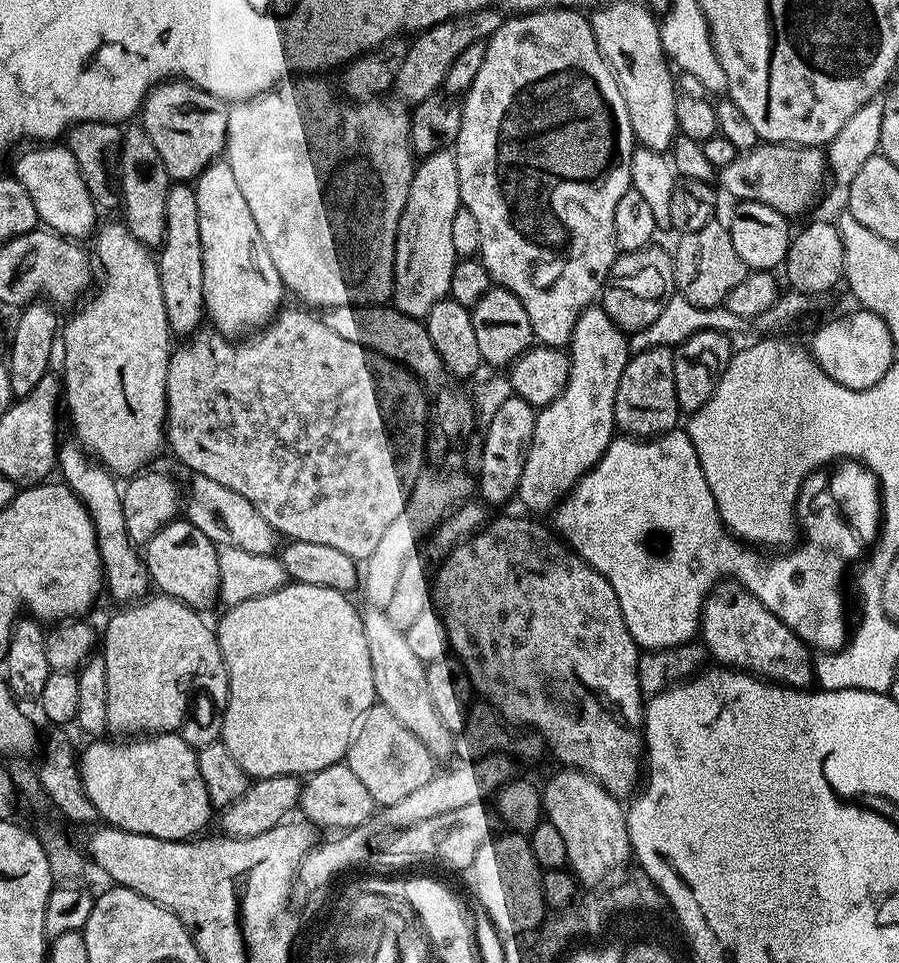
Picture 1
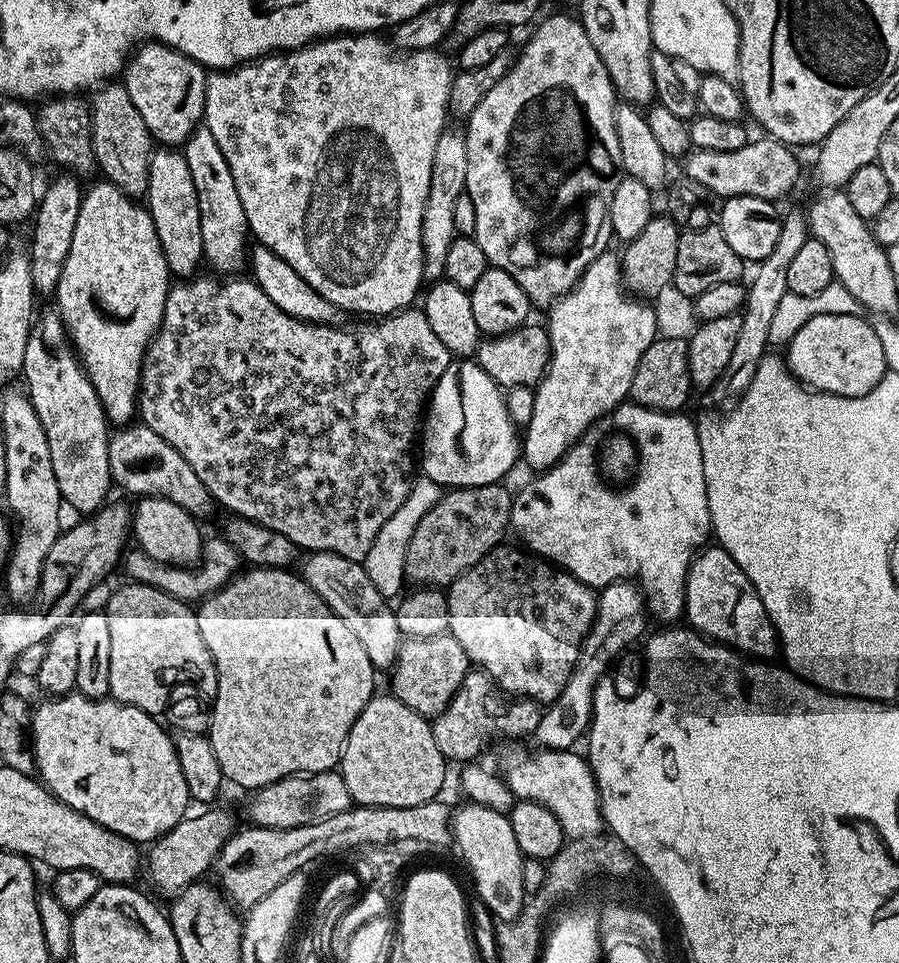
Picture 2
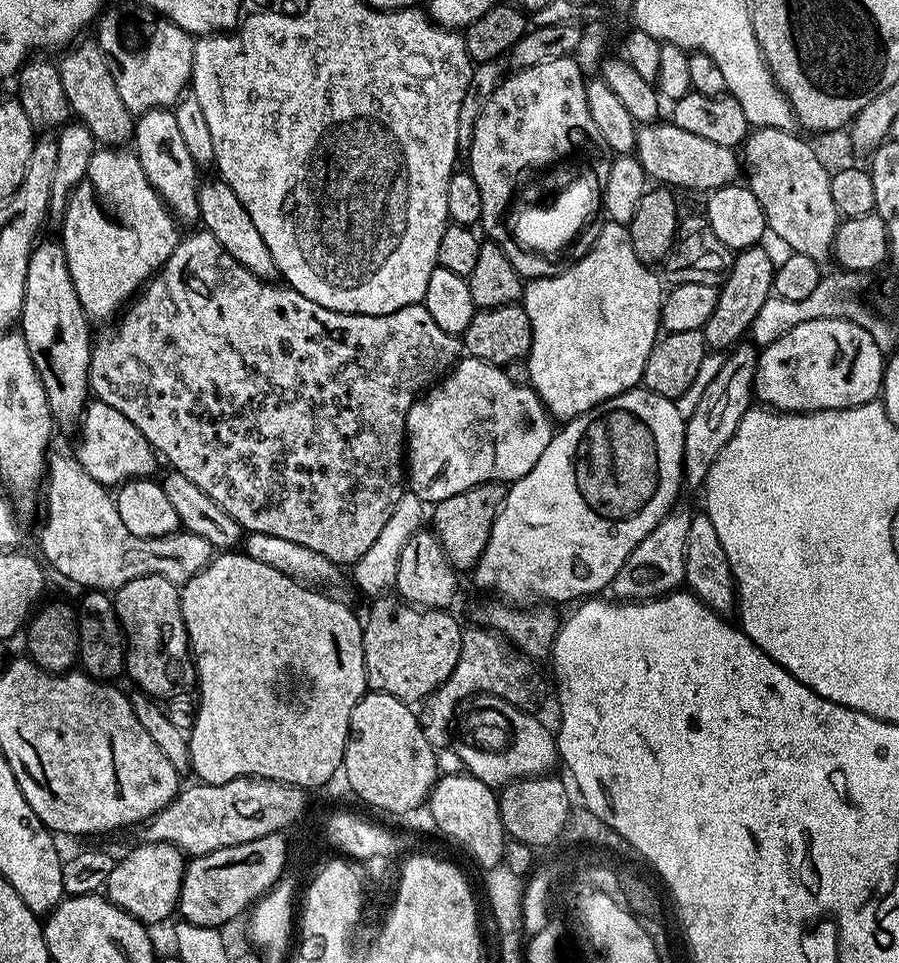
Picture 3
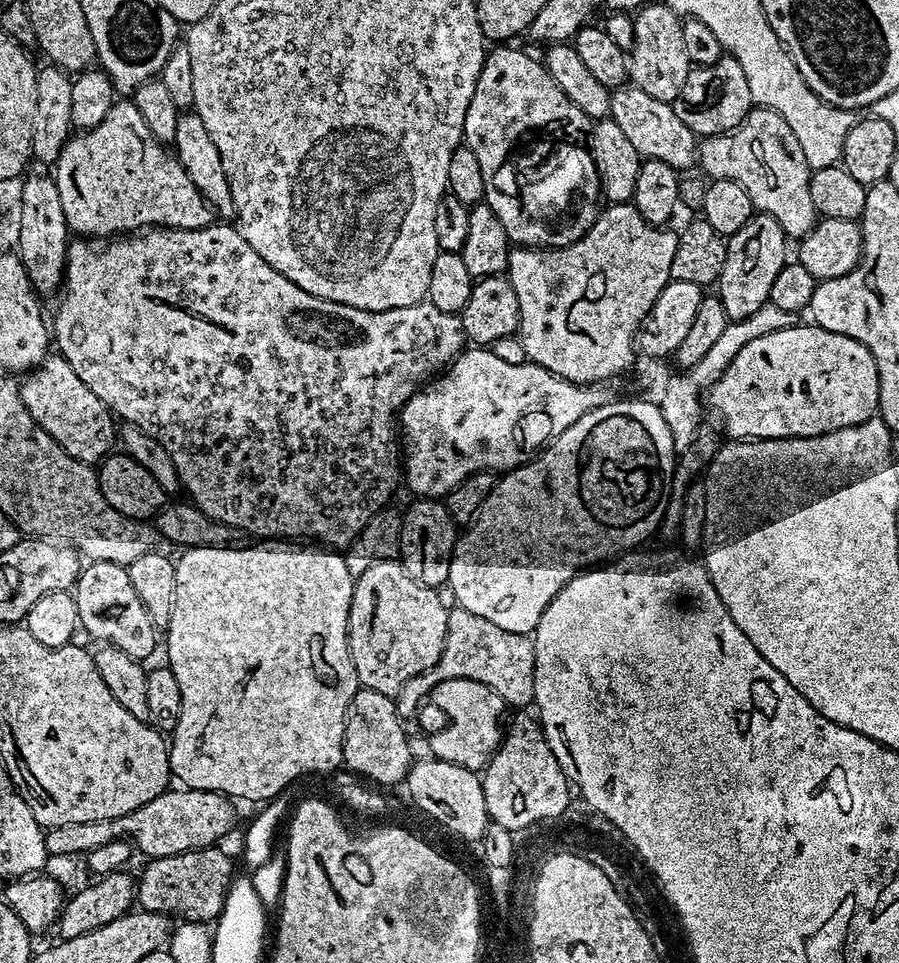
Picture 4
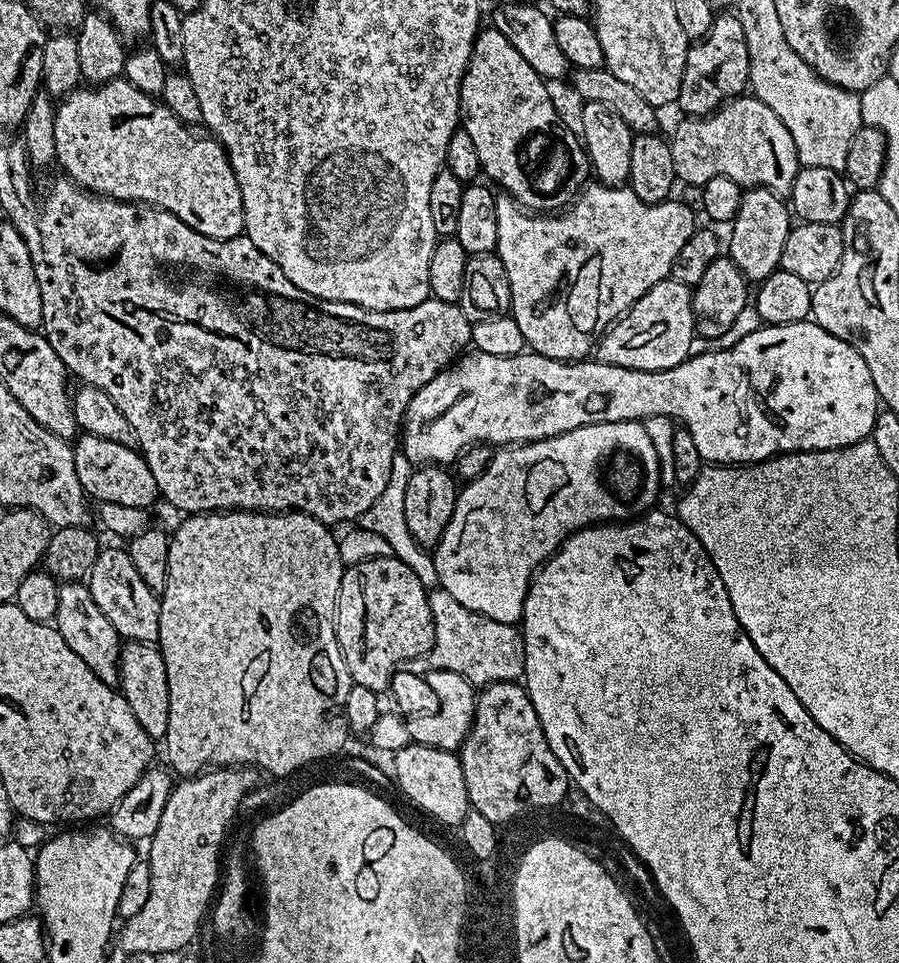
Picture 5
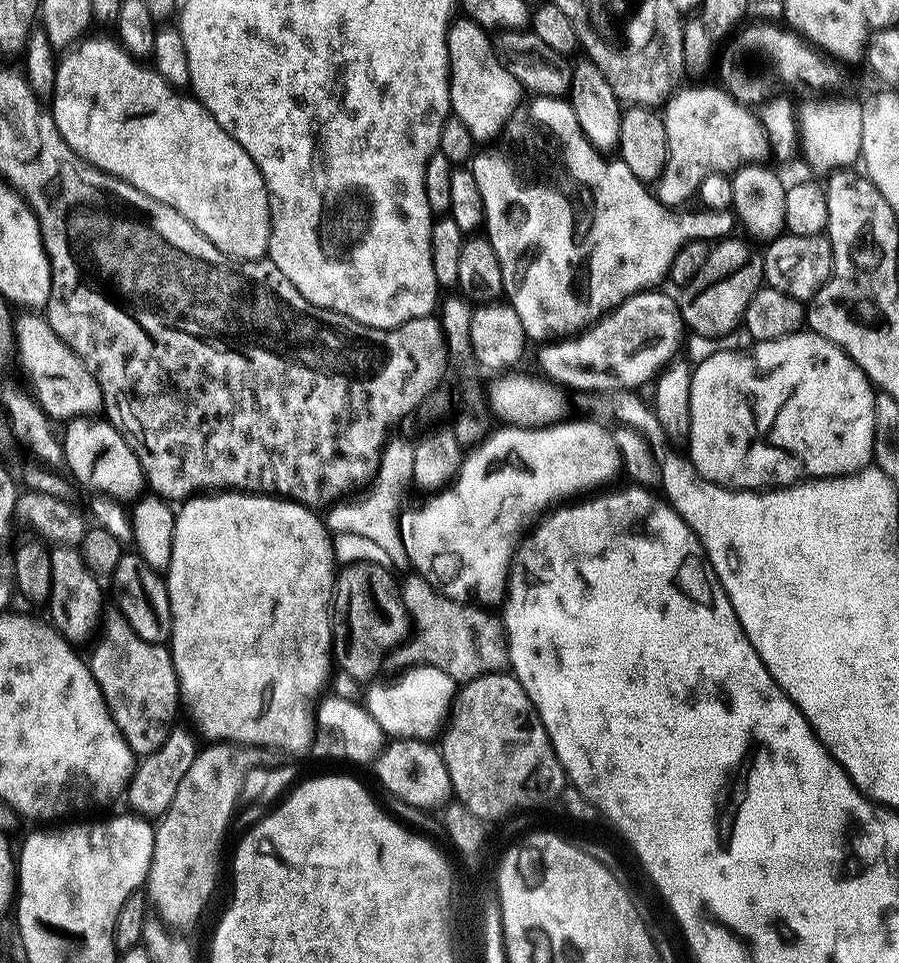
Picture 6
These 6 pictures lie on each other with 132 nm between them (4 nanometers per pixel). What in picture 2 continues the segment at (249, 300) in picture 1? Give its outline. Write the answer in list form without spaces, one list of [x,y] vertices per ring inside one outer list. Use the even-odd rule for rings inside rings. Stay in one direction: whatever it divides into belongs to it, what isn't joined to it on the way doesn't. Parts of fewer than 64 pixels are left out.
[[[199,127],[182,146],[182,154],[190,166],[190,178],[194,178],[194,190],[198,190],[198,214],[202,218],[202,246],[204,260],[212,263],[220,274],[236,274],[246,264],[244,243],[250,240],[246,214],[242,210],[242,198],[238,198],[238,186],[234,186],[234,174],[222,154],[222,146],[206,127]]]

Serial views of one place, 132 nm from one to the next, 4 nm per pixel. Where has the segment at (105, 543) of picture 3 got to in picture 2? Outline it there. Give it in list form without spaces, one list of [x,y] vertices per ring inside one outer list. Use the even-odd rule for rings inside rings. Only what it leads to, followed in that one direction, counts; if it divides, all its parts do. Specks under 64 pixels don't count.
[[[223,535],[205,539],[203,553],[195,566],[177,566],[175,564],[160,564],[154,558],[150,558],[145,552],[139,550],[129,551],[123,557],[122,568],[128,571],[127,579],[138,584],[149,584],[151,588],[162,590],[174,598],[185,602],[203,601],[220,591],[229,580],[237,575],[242,561],[240,555],[230,546],[230,542],[224,540]]]

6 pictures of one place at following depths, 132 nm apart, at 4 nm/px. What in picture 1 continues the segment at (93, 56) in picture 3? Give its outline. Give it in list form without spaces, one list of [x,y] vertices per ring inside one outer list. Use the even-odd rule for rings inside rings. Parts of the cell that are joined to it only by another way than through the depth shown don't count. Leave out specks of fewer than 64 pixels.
[[[143,126],[125,127],[120,138],[118,157],[118,191],[124,208],[123,224],[149,250],[159,249],[164,242],[164,219],[166,218],[166,194],[170,181],[154,142],[146,134]]]

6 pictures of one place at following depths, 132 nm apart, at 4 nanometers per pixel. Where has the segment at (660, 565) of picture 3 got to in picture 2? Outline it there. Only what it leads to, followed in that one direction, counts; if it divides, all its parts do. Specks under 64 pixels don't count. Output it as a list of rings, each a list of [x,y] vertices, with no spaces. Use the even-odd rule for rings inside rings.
[[[632,580],[613,582],[607,588],[599,589],[596,597],[596,621],[590,626],[584,644],[580,647],[570,678],[560,697],[547,705],[542,722],[538,722],[534,740],[540,743],[537,745],[541,749],[567,752],[575,749],[579,740],[581,743],[585,739],[588,725],[592,722],[594,690],[609,675],[621,652],[629,651],[635,645],[632,643],[649,631],[648,620],[650,621],[650,613],[646,597]]]

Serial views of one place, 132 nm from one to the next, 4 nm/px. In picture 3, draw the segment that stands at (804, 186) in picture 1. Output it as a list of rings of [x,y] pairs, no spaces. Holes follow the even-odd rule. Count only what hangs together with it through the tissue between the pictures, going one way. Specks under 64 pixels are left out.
[[[657,122],[637,127],[634,155],[653,181],[676,190],[721,188],[727,184],[737,183],[739,176],[736,175],[742,172],[741,157],[733,149],[718,146],[718,142],[709,142],[707,138],[697,138],[696,135],[689,134],[687,130],[682,130],[671,122]]]

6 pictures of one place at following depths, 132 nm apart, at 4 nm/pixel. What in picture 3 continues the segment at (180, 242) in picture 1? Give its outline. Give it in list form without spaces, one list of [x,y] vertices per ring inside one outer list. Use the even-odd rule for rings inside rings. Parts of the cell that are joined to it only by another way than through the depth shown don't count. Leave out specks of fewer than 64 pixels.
[[[155,108],[139,113],[134,120],[131,143],[136,144],[134,155],[139,158],[150,186],[160,195],[168,211],[181,225],[196,224],[200,220],[198,194],[201,181],[196,180],[198,166],[194,158],[190,158],[190,150],[186,150],[186,142],[178,131],[175,111],[172,108]]]

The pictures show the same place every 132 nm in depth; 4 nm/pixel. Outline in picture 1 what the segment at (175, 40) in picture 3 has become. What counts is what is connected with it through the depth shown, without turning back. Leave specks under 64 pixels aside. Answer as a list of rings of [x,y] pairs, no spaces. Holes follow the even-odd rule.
[[[173,78],[156,85],[144,100],[144,106],[138,113],[139,123],[146,130],[150,142],[154,142],[154,150],[158,150],[158,158],[162,158],[162,166],[166,166],[166,174],[172,182],[192,182],[214,161],[221,159],[226,142],[226,118],[228,108],[225,101],[214,98],[203,92],[198,86],[189,84],[187,80]]]

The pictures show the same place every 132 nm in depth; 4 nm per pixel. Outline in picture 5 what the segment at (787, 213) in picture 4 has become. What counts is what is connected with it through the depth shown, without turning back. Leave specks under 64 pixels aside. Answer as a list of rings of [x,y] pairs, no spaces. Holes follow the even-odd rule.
[[[745,94],[729,100],[718,112],[710,116],[699,118],[681,119],[681,124],[670,135],[672,145],[672,157],[674,158],[674,170],[676,179],[681,185],[698,184],[703,186],[710,182],[710,178],[730,178],[738,182],[741,189],[768,188],[777,194],[791,193],[794,186],[794,178],[800,173],[801,163],[794,146],[794,138],[790,138],[790,130],[782,126],[782,118],[766,106],[758,97]]]

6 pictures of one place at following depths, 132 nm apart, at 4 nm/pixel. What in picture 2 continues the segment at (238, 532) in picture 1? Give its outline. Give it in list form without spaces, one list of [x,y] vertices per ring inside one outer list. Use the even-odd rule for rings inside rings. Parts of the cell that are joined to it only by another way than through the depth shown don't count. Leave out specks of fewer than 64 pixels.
[[[132,422],[119,430],[113,431],[108,437],[108,453],[110,454],[110,474],[113,485],[117,489],[125,488],[133,492],[136,498],[161,496],[174,506],[182,506],[191,516],[203,518],[214,509],[214,501],[210,490],[202,486],[202,478],[194,474],[190,462],[170,446],[154,430],[150,430],[142,422]]]

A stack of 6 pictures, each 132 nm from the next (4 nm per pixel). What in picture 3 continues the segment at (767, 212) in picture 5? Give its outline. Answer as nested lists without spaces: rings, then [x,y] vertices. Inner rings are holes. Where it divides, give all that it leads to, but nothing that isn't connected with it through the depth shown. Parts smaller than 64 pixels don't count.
[[[764,246],[746,248],[735,253],[732,273],[718,288],[718,306],[714,306],[714,314],[710,314],[702,329],[709,349],[731,350],[749,335],[758,310],[762,310],[762,302],[766,302],[766,298],[773,295],[772,279],[775,273],[774,259],[772,260]]]

